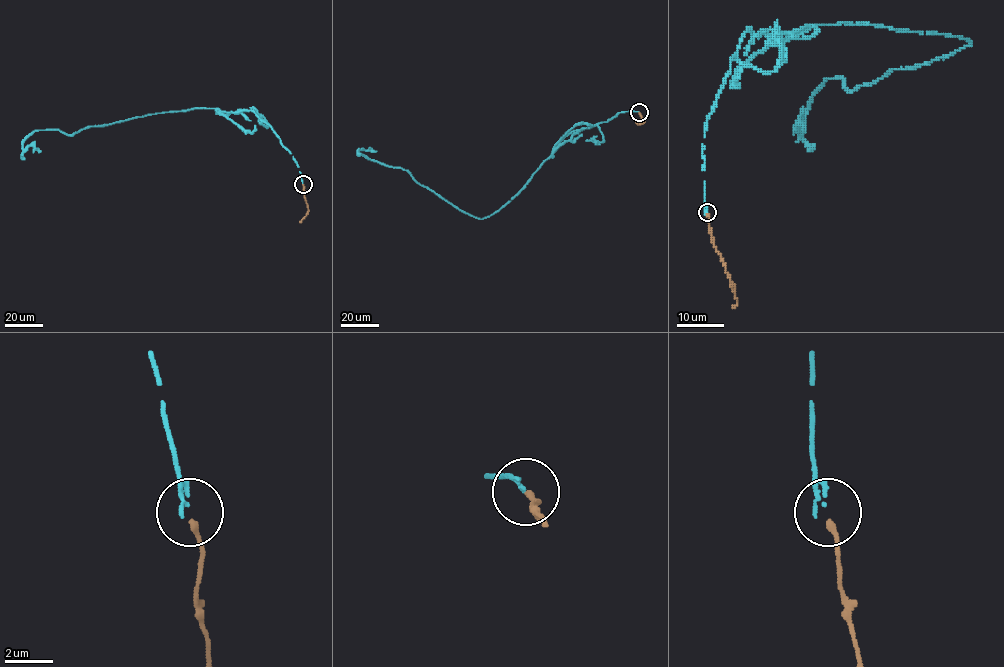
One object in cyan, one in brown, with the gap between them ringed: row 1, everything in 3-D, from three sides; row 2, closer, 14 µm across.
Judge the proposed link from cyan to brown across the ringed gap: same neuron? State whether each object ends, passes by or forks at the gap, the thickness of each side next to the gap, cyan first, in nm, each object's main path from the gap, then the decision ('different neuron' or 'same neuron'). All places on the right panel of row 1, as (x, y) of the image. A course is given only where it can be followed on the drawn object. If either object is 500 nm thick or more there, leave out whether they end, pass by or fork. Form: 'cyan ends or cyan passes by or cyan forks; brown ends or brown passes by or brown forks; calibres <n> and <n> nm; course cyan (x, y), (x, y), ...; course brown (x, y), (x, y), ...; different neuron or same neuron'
cyan passes by; brown ends; calibres 120 and 240 nm; course cyan (706, 211), (707, 117), (747, 30), (875, 24), (969, 40), (850, 92), (828, 78), (802, 133); course brown (706, 213), (712, 243), (724, 263), (738, 305), (732, 307); same neuron

